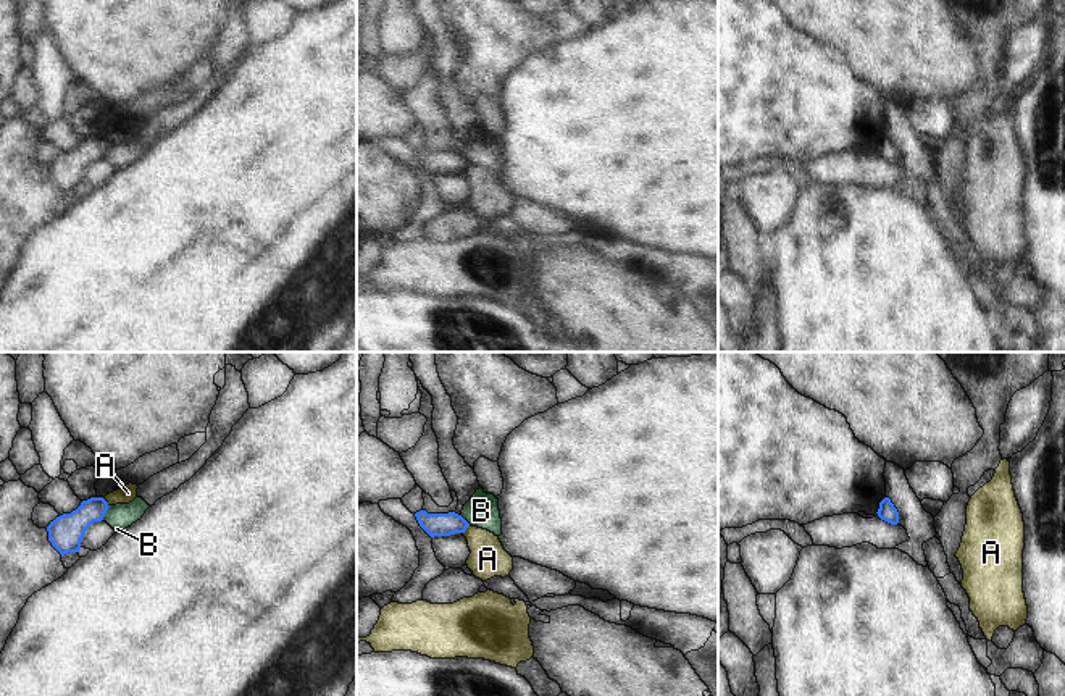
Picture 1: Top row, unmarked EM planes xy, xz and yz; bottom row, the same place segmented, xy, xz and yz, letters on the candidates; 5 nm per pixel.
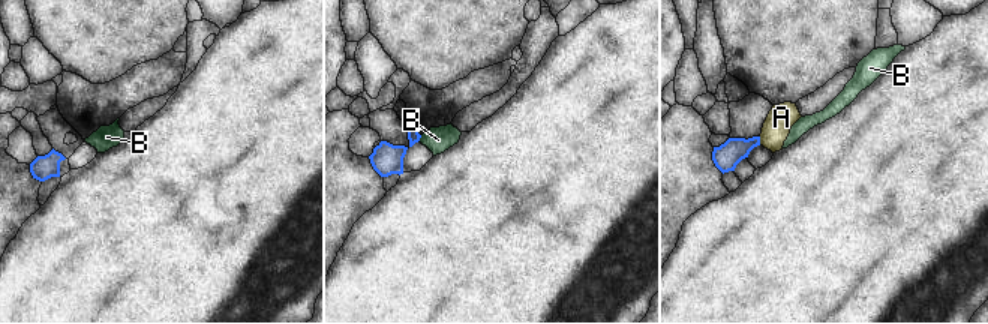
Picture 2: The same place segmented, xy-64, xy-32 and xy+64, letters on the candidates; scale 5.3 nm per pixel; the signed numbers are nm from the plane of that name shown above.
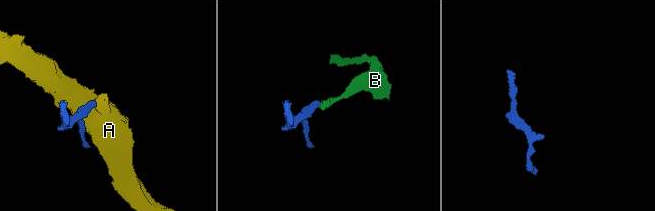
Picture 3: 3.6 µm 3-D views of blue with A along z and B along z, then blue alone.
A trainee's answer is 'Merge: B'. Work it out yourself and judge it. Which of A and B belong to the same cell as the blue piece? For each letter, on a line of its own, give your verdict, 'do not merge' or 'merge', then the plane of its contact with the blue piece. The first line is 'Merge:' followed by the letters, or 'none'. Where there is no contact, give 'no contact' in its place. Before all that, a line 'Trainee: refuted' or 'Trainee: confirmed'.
Trainee: refuted
Merge: none
A: do not merge; contact in xy
B: do not merge; contact in xy

